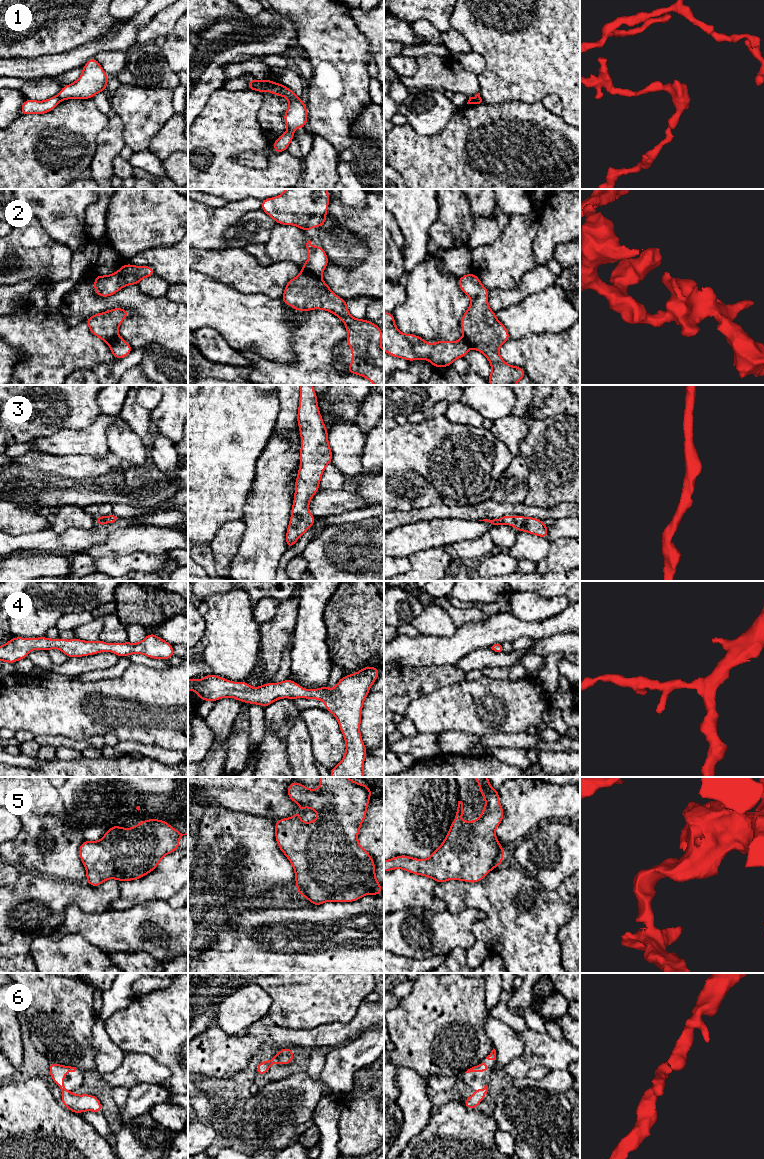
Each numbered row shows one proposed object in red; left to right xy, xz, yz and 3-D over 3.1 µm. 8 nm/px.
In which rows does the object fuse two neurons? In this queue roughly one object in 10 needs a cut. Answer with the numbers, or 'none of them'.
1, 2

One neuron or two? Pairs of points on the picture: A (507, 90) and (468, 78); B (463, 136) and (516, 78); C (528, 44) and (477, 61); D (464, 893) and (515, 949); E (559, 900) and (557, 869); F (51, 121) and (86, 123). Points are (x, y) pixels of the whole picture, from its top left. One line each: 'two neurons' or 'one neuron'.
A: two neurons
B: two neurons
C: two neurons
D: one neuron
E: two neurons
F: one neuron

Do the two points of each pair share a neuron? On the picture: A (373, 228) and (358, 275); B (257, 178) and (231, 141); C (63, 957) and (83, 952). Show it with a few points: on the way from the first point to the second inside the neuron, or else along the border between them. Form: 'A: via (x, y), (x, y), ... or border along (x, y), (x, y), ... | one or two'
A: via (373, 240), (373, 260), (370, 263) | one
B: via (245, 178), (225, 159), (225, 153) | one
C: via (68, 957), (78, 957) | one

